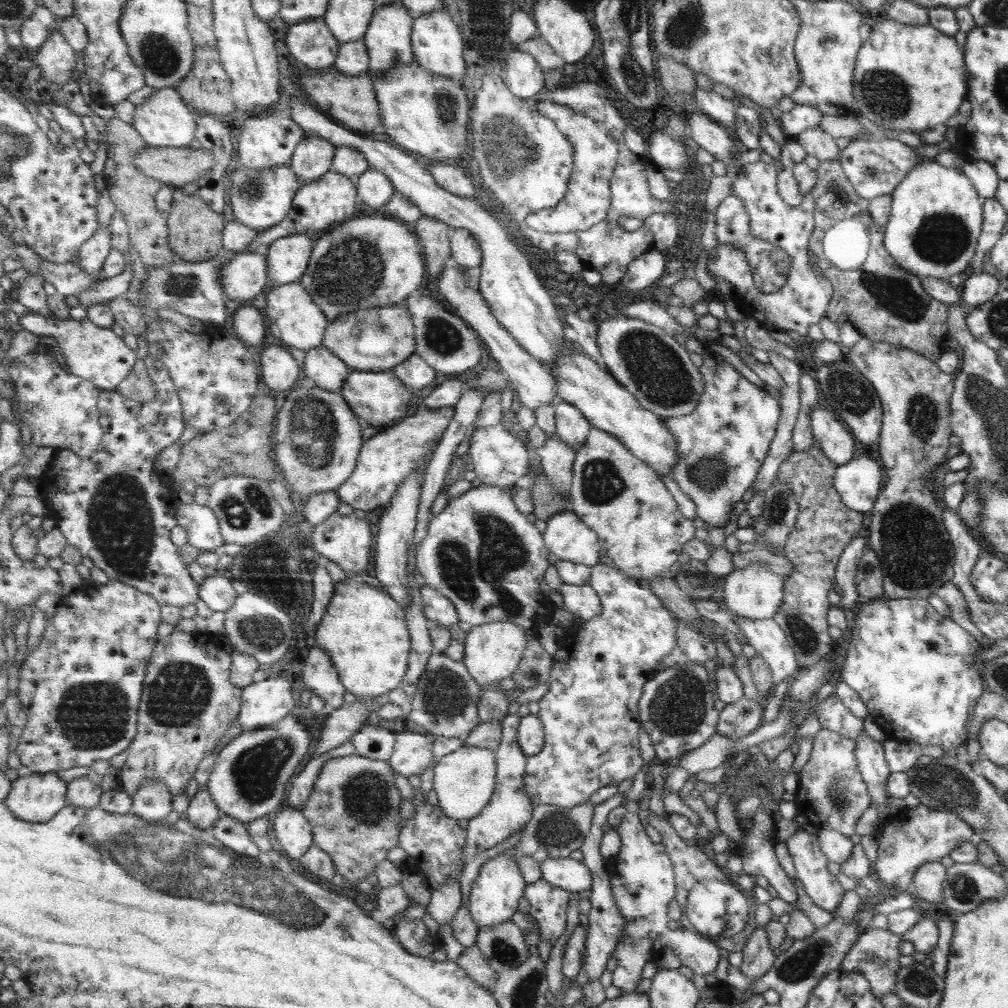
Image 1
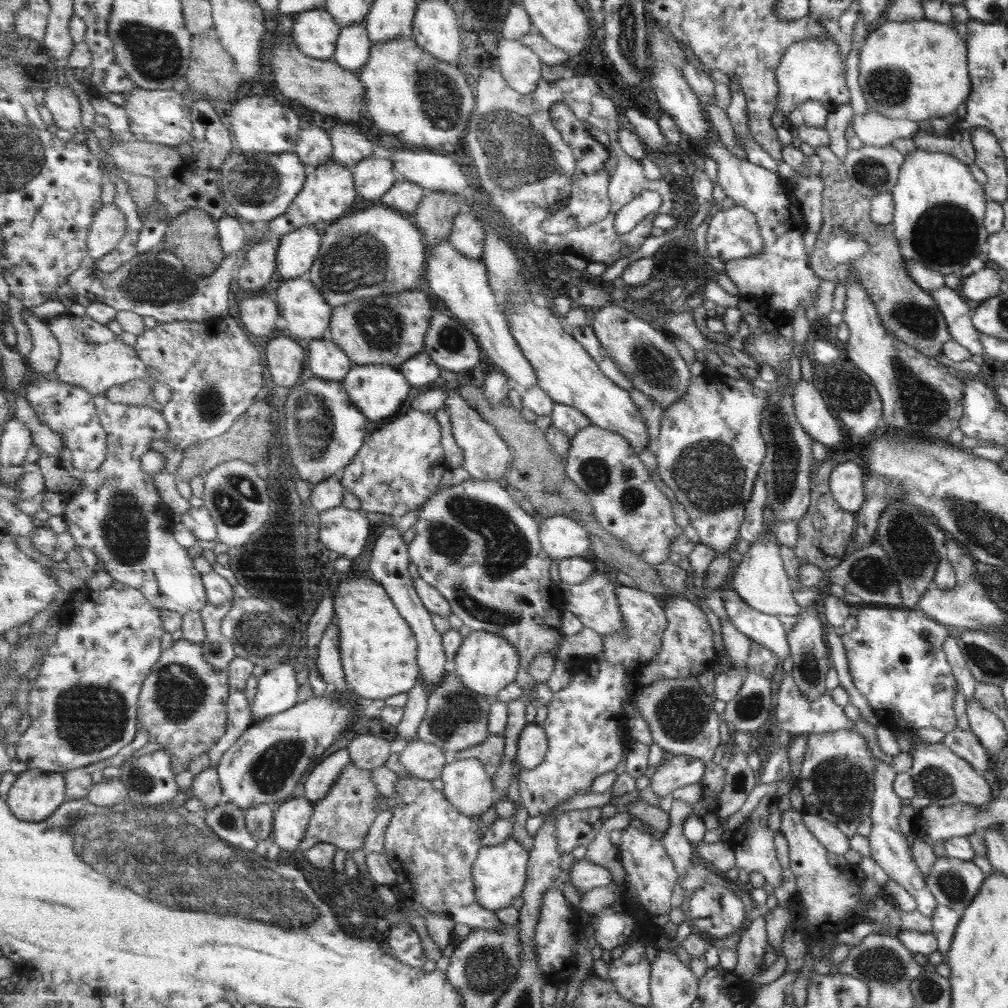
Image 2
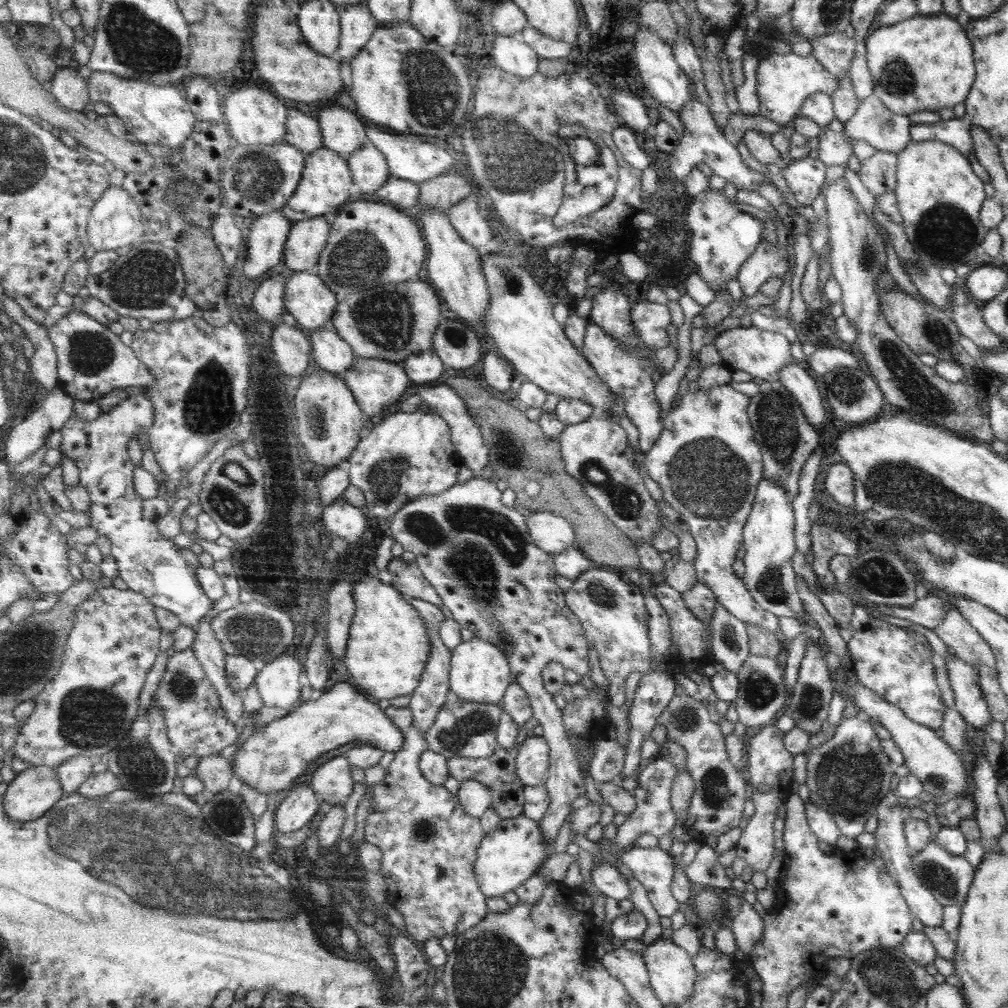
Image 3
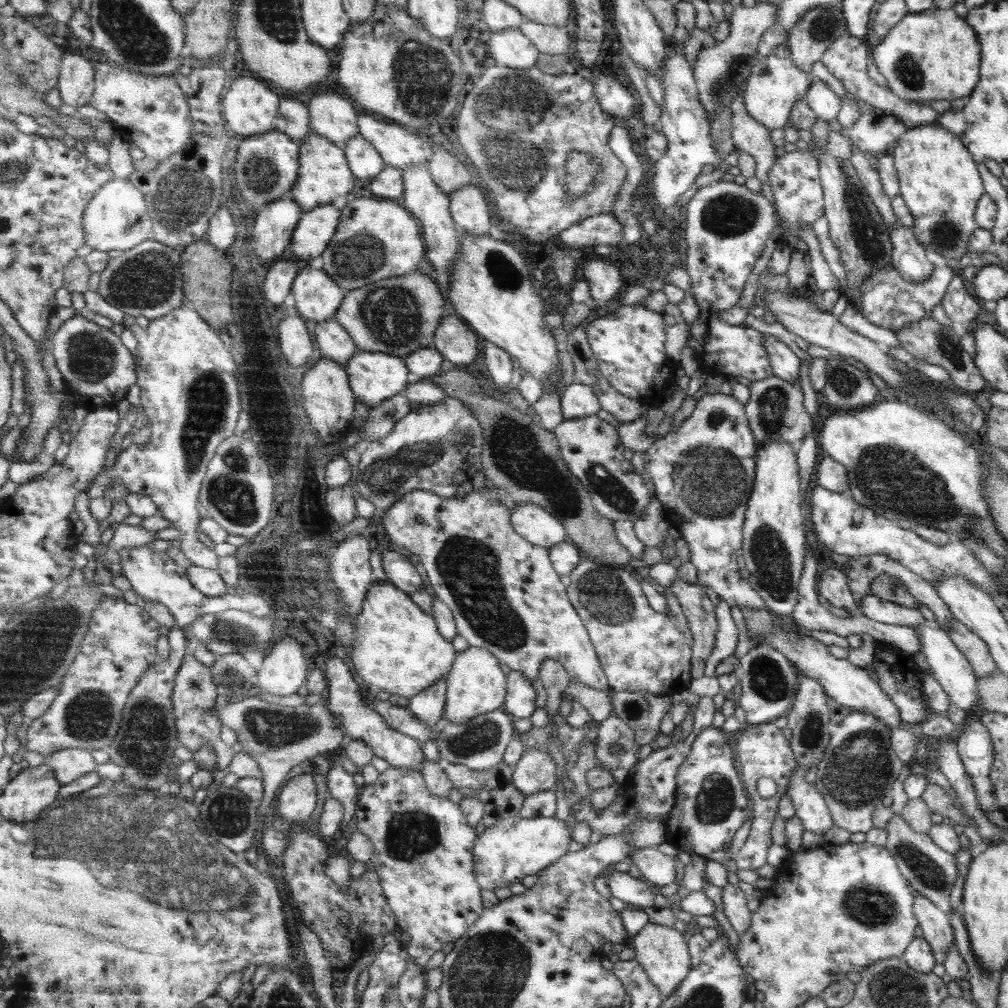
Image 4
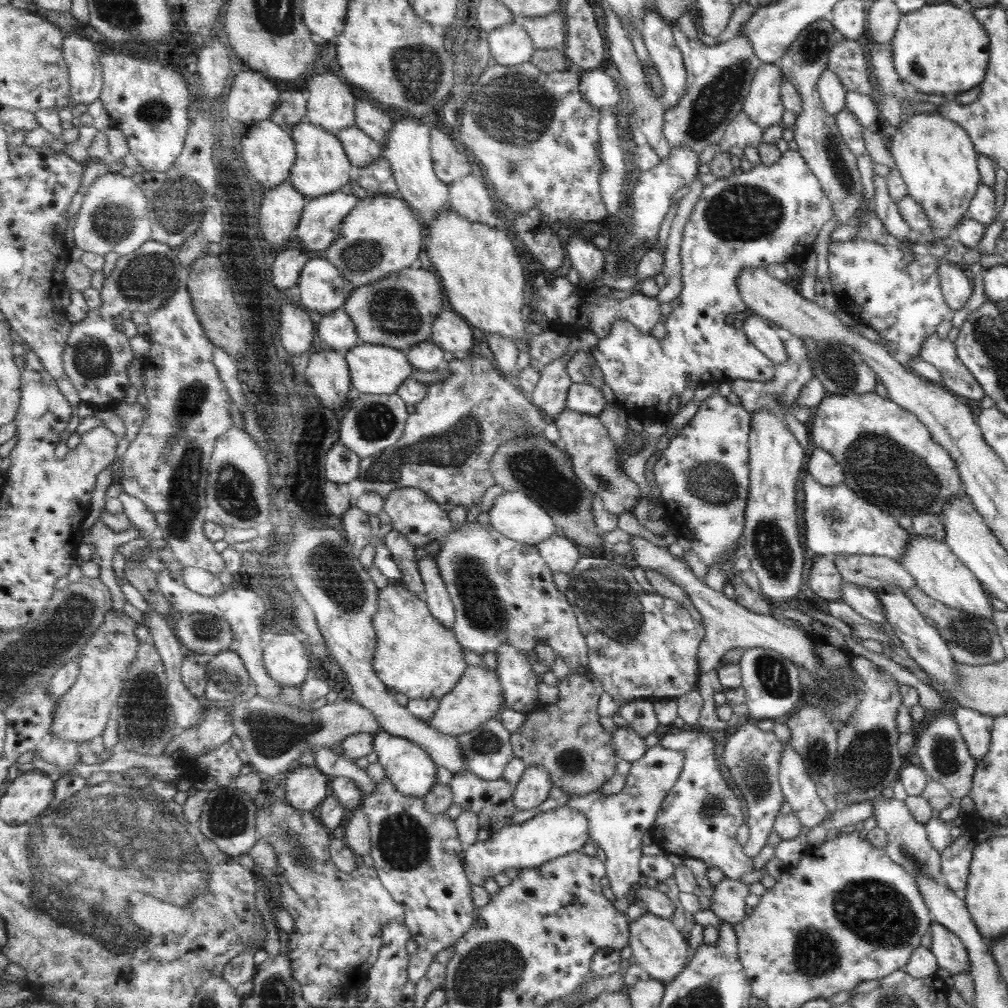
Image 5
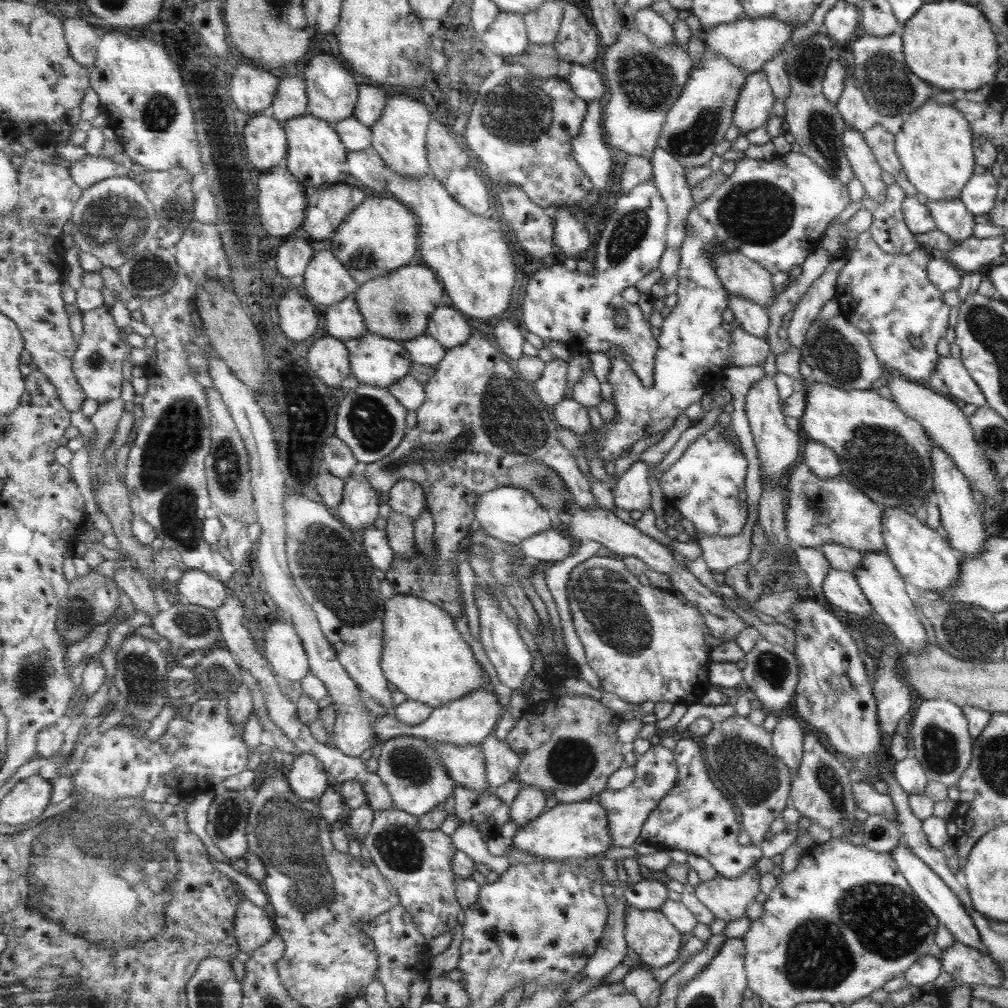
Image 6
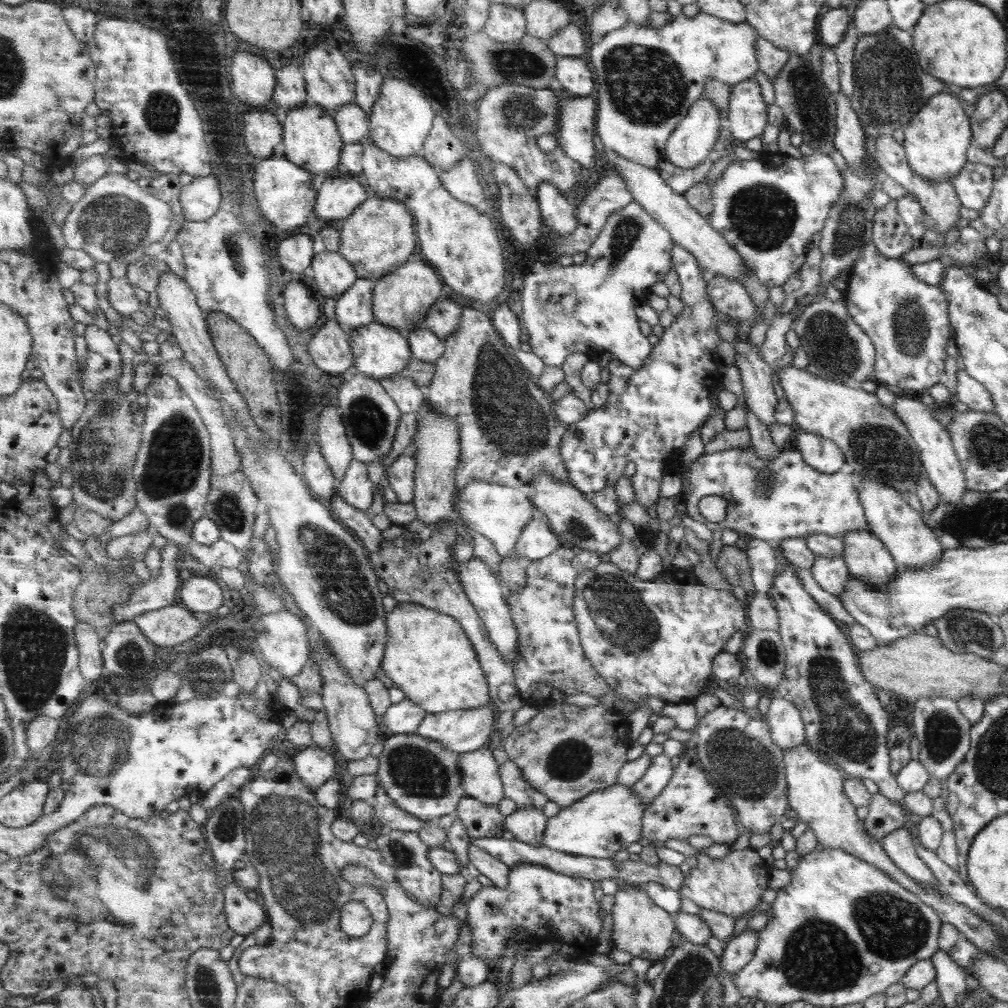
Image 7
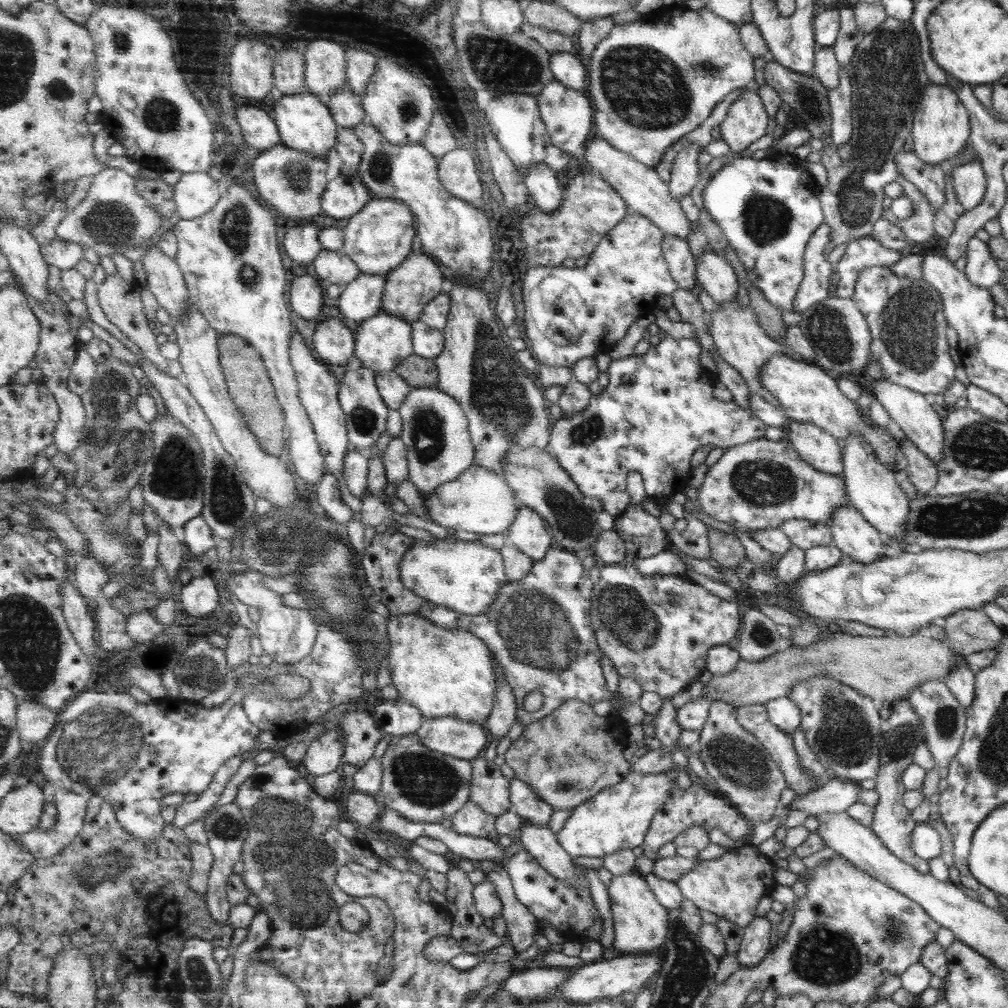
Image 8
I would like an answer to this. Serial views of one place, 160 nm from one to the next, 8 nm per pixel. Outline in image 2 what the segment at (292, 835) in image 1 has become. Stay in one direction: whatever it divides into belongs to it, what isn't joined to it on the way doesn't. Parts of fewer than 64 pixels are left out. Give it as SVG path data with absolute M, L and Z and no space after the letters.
M292 797L291 800L284 801L274 814L274 832L271 834L271 840L280 849L298 855L314 812L315 803L308 798Z

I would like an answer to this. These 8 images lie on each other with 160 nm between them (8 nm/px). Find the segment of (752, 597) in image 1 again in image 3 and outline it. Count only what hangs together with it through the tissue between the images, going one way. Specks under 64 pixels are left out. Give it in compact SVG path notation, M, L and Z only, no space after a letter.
M762 480L758 484L754 506L747 516L743 532L745 555L742 561L745 571L742 581L761 608L773 613L775 617L786 617L789 621L804 618L804 610L796 591L796 575L791 567L791 557L796 549L793 534L789 498L775 481Z

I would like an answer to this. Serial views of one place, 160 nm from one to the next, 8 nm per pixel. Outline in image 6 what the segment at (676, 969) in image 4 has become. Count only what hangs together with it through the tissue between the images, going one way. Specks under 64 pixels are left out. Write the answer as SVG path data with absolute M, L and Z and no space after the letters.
M627 903L626 939L628 946L639 956L640 963L648 969L663 968L677 959L679 950L683 948L682 932L665 916L661 910L639 910Z

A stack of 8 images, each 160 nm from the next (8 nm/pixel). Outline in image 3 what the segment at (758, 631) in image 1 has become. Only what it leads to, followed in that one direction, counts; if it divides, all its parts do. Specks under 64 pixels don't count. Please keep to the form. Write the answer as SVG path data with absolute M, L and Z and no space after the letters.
M725 383L686 392L678 402L676 407L669 409L663 420L664 431L659 440L656 440L656 446L645 454L643 461L648 475L660 486L666 505L679 513L682 523L689 527L689 534L698 548L694 560L698 580L711 587L716 602L737 620L757 626L775 636L778 629L777 617L761 608L743 581L731 572L731 564L736 560L733 556L741 544L741 526L745 526L747 516L754 506L758 484L763 480L761 448L747 413L750 399Z

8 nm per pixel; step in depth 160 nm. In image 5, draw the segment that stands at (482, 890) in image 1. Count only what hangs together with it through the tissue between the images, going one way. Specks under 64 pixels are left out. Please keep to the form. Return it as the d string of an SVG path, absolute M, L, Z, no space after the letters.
M561 804L556 809L541 813L527 822L504 826L499 832L491 833L487 841L467 846L466 873L473 885L483 886L483 882L489 876L495 878L498 874L507 872L509 868L519 873L523 869L539 868L542 864L559 857L581 851L581 848L589 842L594 843L590 835L590 820L586 814Z

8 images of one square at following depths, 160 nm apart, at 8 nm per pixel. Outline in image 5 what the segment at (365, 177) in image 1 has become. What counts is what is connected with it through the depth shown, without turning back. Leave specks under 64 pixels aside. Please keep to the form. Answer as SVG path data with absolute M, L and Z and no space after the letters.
M356 124L337 131L336 135L342 140L354 167L367 168L382 157L382 144L363 132Z

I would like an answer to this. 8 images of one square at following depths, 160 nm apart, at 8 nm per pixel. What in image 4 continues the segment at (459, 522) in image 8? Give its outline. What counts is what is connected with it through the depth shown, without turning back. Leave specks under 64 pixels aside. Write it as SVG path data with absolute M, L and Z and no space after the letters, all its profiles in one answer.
M517 504L512 512L511 523L515 526L515 531L533 545L550 550L569 540L566 526L537 504Z

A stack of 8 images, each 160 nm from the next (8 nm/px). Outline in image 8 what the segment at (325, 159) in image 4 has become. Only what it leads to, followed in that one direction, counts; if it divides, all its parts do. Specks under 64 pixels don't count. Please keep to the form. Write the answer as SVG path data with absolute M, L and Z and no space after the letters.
M311 93L283 95L274 103L274 114L282 142L289 148L319 155L319 158L327 158L327 154L338 146L339 124L326 100Z

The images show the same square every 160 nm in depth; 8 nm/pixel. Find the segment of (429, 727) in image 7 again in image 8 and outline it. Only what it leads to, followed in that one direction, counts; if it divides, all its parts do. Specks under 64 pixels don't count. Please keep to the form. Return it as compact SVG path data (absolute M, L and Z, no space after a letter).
M453 716L426 718L418 736L423 744L437 752L469 761L476 759L491 740L484 724L473 724Z

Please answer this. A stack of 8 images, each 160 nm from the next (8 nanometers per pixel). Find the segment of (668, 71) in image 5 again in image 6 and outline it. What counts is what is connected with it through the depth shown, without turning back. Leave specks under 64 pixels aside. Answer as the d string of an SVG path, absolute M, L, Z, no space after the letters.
M643 8L635 16L635 27L643 32L657 48L665 48L671 44L677 44L674 26L671 26L663 16L655 10Z

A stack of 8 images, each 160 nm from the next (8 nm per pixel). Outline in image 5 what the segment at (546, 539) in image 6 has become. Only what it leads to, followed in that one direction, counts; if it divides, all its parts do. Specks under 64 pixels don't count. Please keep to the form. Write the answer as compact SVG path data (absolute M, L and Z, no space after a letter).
M559 533L536 546L551 571L569 574L576 568L585 551L569 537Z

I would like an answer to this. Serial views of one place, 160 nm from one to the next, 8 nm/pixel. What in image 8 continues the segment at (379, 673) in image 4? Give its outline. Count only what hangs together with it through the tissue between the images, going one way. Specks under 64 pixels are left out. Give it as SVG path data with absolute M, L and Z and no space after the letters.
M417 613L390 616L387 628L392 682L399 697L419 708L427 719L453 716L473 724L485 724L495 706L500 678L492 650L483 640L463 629L443 629Z

